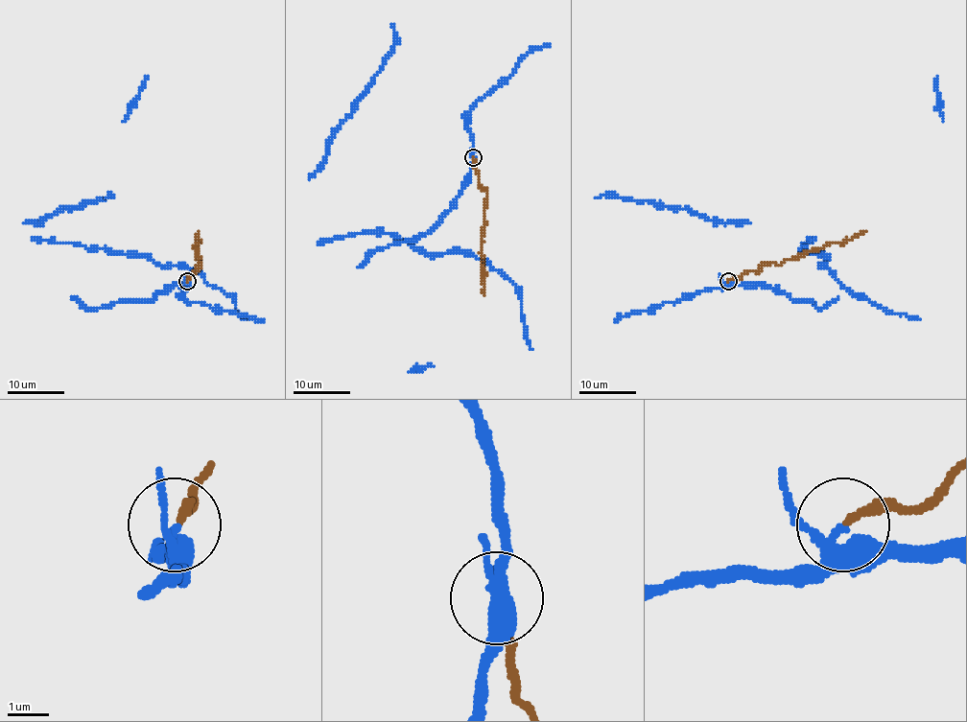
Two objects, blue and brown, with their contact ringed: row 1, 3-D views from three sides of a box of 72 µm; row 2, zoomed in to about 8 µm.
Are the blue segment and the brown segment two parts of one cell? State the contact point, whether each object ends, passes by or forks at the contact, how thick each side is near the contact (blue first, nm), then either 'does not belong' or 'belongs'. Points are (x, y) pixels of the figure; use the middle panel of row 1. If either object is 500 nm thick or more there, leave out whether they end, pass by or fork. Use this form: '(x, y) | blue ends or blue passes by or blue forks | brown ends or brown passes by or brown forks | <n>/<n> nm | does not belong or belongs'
(473, 157) | blue forks | brown ends | 280/200 nm | does not belong

